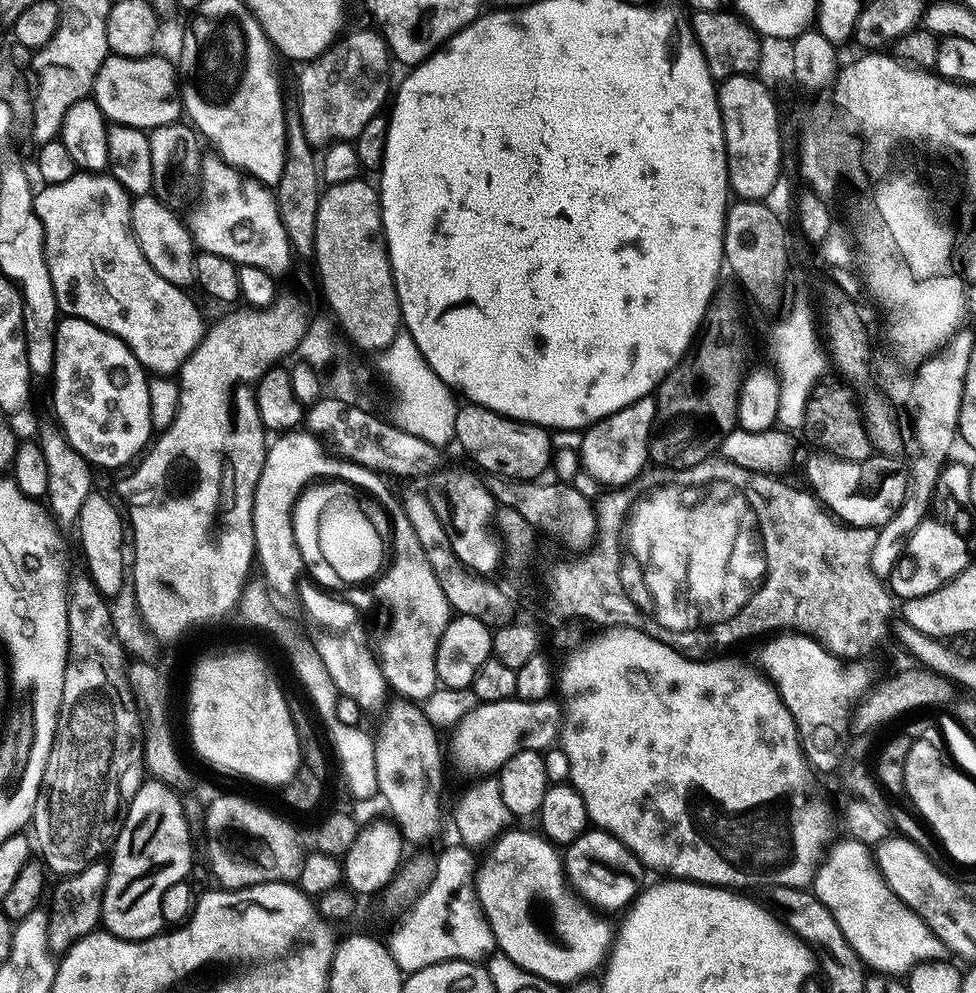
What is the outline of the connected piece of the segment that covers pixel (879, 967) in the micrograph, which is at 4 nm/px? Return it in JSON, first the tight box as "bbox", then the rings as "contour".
{"bbox":[810,838,945,974],"contour":[[[844,838],[841,844],[833,843],[810,888],[822,906],[834,914],[834,922],[846,934],[846,942],[871,971],[873,968],[876,972],[888,972],[884,974],[907,974],[917,964],[945,959],[944,944],[924,919],[890,890],[869,845],[851,838]]]}

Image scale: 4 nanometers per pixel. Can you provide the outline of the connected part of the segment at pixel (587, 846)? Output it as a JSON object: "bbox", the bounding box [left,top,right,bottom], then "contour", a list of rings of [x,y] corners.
{"bbox":[562,830,646,913],"contour":[[[599,830],[583,832],[575,842],[567,845],[562,863],[571,891],[593,909],[605,908],[608,912],[619,913],[627,909],[641,891],[640,879],[646,875],[644,865],[625,844]]]}

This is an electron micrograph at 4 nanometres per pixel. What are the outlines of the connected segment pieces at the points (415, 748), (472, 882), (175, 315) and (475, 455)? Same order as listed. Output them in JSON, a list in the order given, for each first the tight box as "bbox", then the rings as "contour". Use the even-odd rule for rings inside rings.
[{"bbox":[374,698,444,845],"contour":[[[403,698],[393,699],[393,704],[384,712],[380,729],[374,732],[374,766],[378,774],[376,791],[379,799],[388,803],[395,821],[409,845],[420,844],[435,834],[440,826],[440,790],[444,786],[444,764],[440,761],[438,730],[424,716],[423,707]]]},{"bbox":[390,842,497,974],"contour":[[[459,842],[453,844],[453,848],[439,853],[434,878],[416,903],[407,909],[405,920],[390,939],[394,962],[405,974],[447,960],[480,962],[497,951],[496,939],[476,897],[478,860],[472,857],[475,856],[473,849]]]},{"bbox":[34,170,206,376],"contour":[[[83,170],[77,171],[76,175],[71,176],[66,182],[49,184],[41,187],[41,189],[41,192],[39,189],[35,193],[34,210],[44,227],[44,257],[46,258],[46,266],[50,270],[50,282],[54,286],[54,298],[58,302],[61,313],[65,317],[77,316],[79,320],[90,322],[94,326],[98,326],[102,330],[117,336],[134,354],[134,358],[138,358],[138,362],[149,373],[162,376],[172,376],[179,373],[181,366],[186,362],[186,358],[190,358],[192,351],[200,345],[200,339],[204,337],[206,331],[206,323],[204,324],[203,318],[200,317],[199,306],[188,297],[189,293],[183,288],[166,282],[166,278],[162,278],[162,274],[154,274],[154,266],[150,266],[150,262],[146,262],[146,258],[134,238],[132,228],[128,225],[130,222],[130,210],[132,209],[132,200],[129,197],[128,191],[111,174],[86,172]]]},{"bbox":[454,402,554,480],"contour":[[[464,402],[456,409],[454,418],[455,443],[477,464],[475,467],[481,473],[494,476],[503,476],[506,480],[536,480],[544,471],[549,471],[554,460],[554,443],[550,437],[549,429],[537,424],[527,424],[521,420],[512,420],[508,416],[498,414],[489,408],[483,408],[471,402]]]}]

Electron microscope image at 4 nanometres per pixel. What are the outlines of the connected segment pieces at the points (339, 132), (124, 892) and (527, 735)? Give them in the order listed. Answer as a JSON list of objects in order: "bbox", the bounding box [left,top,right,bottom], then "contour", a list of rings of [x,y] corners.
[{"bbox":[298,30,390,150],"contour":[[[371,30],[372,32],[352,32],[348,37],[345,35],[343,38],[337,39],[336,43],[328,48],[320,56],[315,56],[313,60],[307,61],[303,65],[304,68],[300,72],[300,101],[298,101],[298,107],[300,110],[300,122],[298,125],[299,131],[304,131],[304,136],[309,145],[313,149],[320,150],[330,144],[337,142],[348,142],[351,141],[358,134],[362,134],[362,126],[366,126],[366,122],[370,122],[370,118],[381,115],[382,109],[380,108],[384,104],[384,99],[389,99],[390,88],[388,92],[388,64],[390,65],[390,53],[388,51],[388,43],[384,41],[383,36],[380,35],[379,31]]]},{"bbox":[100,779,194,940],"contour":[[[145,779],[132,801],[128,803],[110,848],[112,860],[110,859],[108,864],[108,877],[100,911],[103,931],[120,940],[149,940],[151,936],[161,935],[165,927],[164,895],[191,870],[192,843],[194,837],[188,832],[181,797],[161,780]]]},{"bbox":[451,698,561,778],"contour":[[[513,698],[502,702],[490,702],[489,704],[477,703],[469,713],[466,713],[455,727],[451,729],[452,735],[452,760],[464,772],[476,776],[472,778],[484,778],[489,774],[499,773],[500,768],[510,759],[515,752],[527,750],[540,752],[547,750],[557,743],[560,735],[561,707],[552,698],[544,700],[522,700]]]}]

